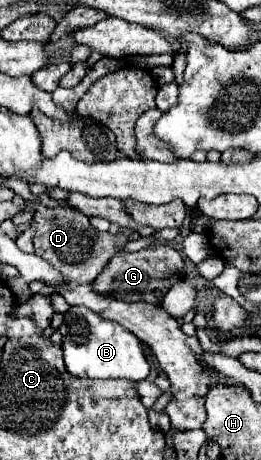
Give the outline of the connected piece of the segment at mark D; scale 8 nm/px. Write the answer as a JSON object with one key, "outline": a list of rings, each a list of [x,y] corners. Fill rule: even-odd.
{"outline":[[[37,205],[31,225],[37,229],[33,239],[35,253],[51,263],[51,267],[61,271],[71,287],[75,287],[75,283],[93,283],[103,267],[109,263],[109,259],[115,255],[115,251],[121,251],[121,247],[127,243],[127,239],[121,235],[95,231],[87,215],[83,215],[79,209],[69,207]]]}

